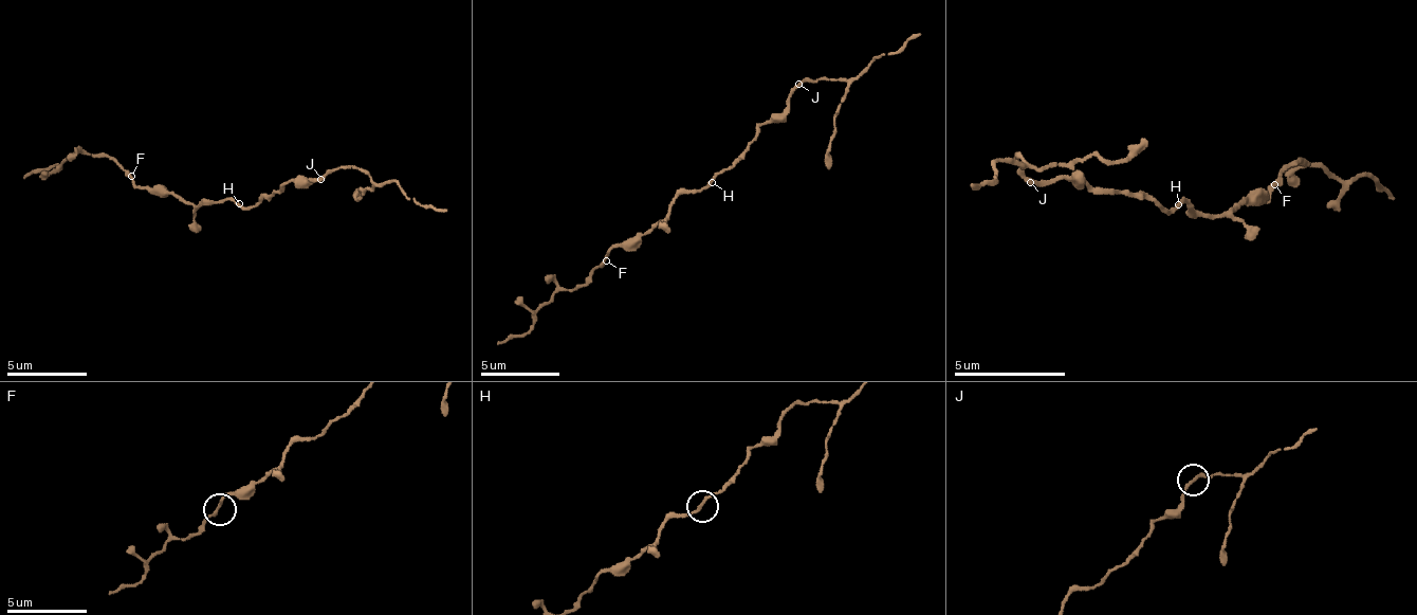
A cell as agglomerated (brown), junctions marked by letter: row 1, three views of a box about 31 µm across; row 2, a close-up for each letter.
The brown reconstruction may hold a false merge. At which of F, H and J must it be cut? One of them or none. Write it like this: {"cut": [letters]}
{"cut": []}

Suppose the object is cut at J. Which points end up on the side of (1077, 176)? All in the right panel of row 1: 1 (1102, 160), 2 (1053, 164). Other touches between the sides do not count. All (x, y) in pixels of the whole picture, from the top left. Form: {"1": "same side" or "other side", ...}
{"1": "other side", "2": "other side"}

